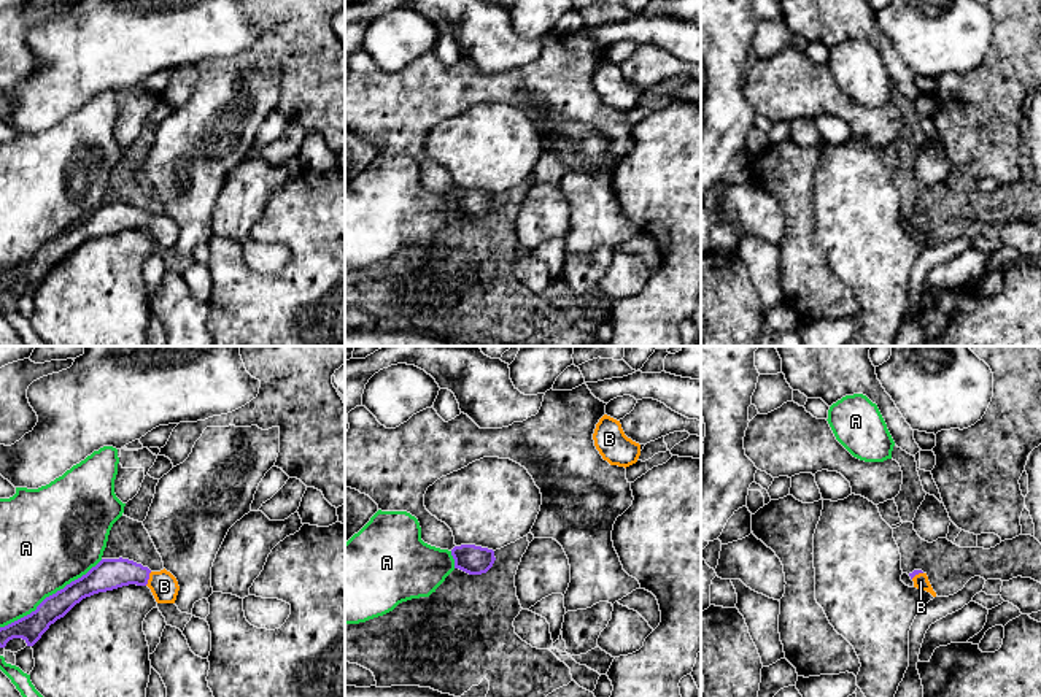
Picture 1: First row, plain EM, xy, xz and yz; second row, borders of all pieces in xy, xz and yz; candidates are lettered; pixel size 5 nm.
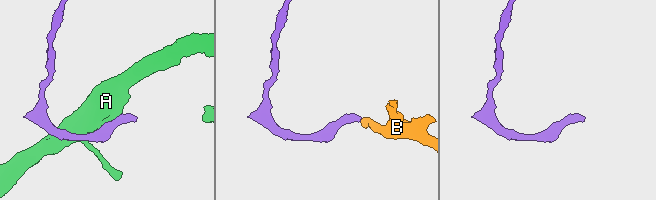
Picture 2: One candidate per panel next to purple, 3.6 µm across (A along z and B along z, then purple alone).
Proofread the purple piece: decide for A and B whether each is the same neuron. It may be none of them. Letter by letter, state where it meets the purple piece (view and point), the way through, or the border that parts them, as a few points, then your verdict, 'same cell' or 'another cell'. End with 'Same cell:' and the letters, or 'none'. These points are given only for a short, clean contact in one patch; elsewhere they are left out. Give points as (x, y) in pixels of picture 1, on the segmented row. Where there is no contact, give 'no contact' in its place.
A: contact xy (53, 594); another cell
B: contact xy (148, 578); way xy (110, 573), (137, 573), (148, 578), (164, 586); same cell
Same cell: B

